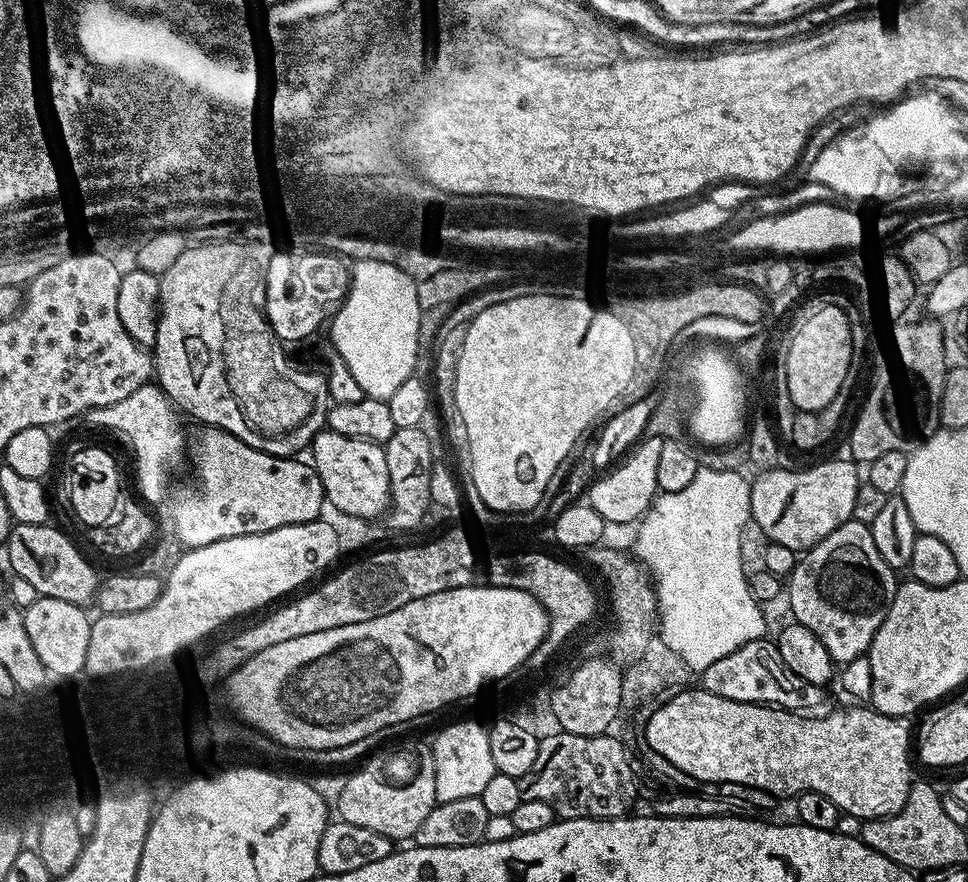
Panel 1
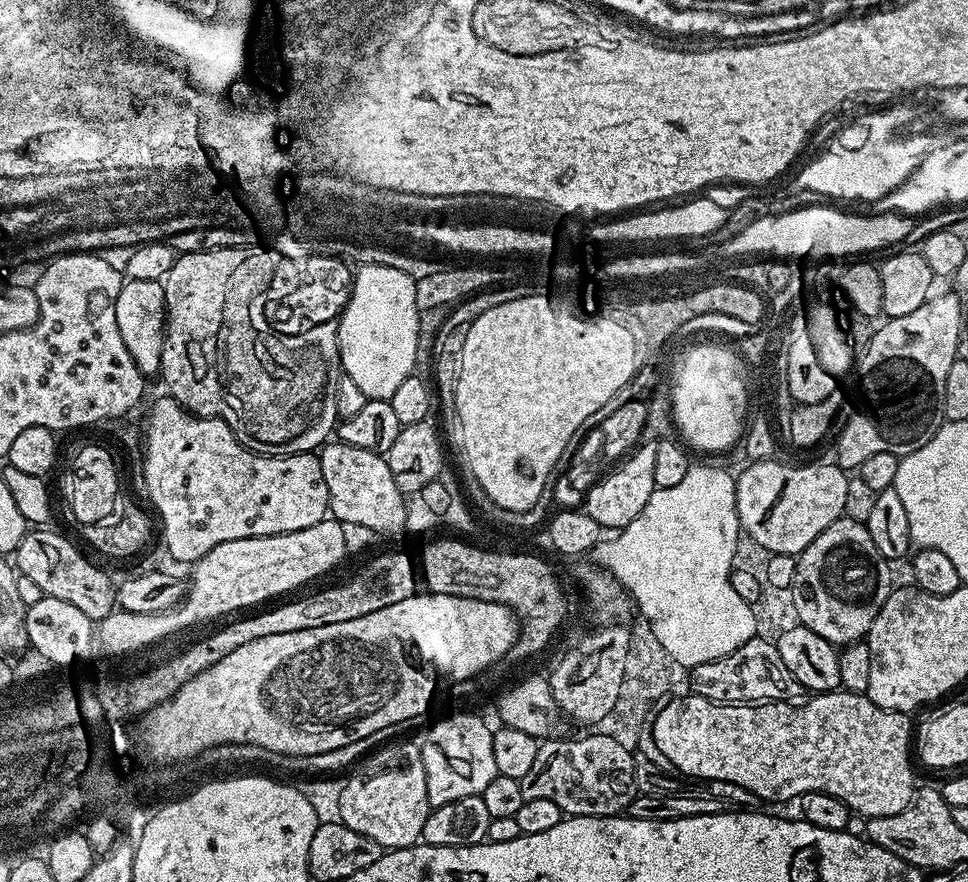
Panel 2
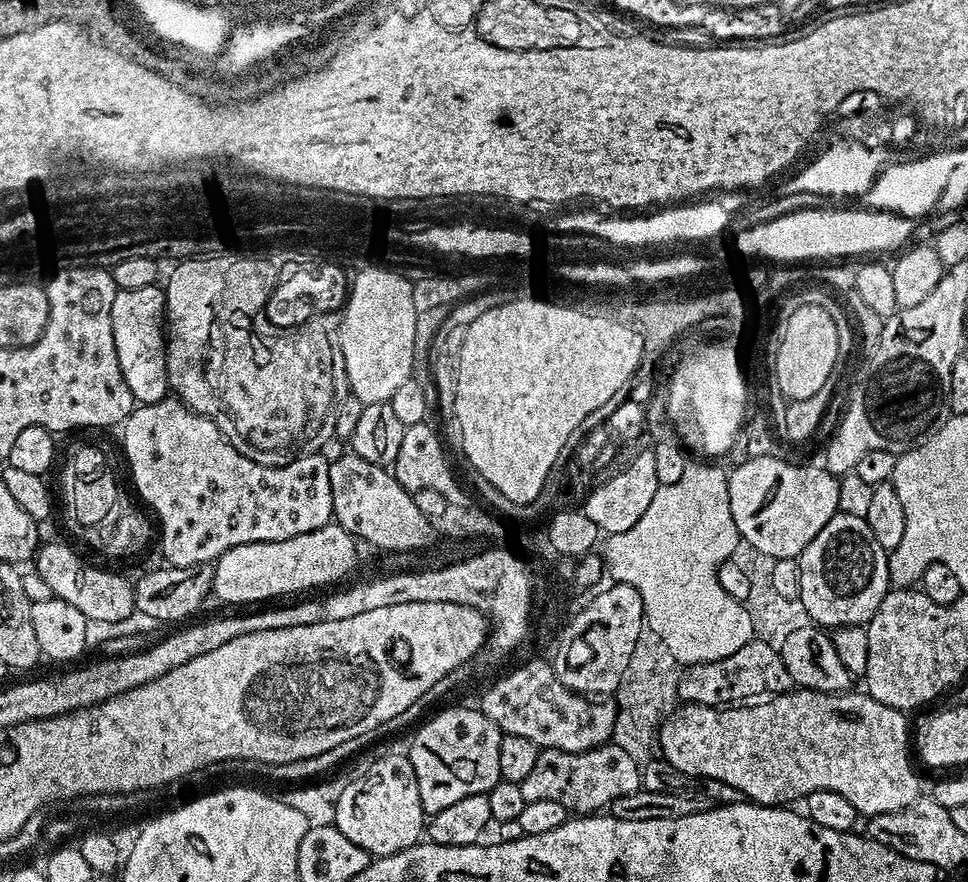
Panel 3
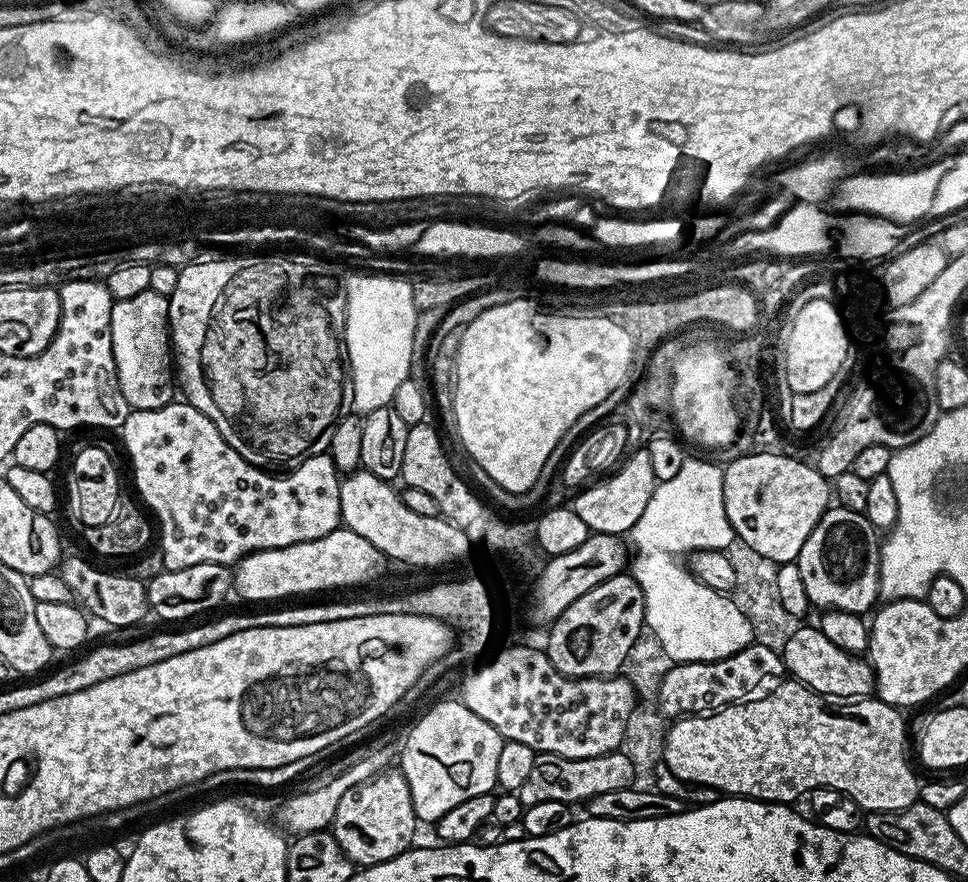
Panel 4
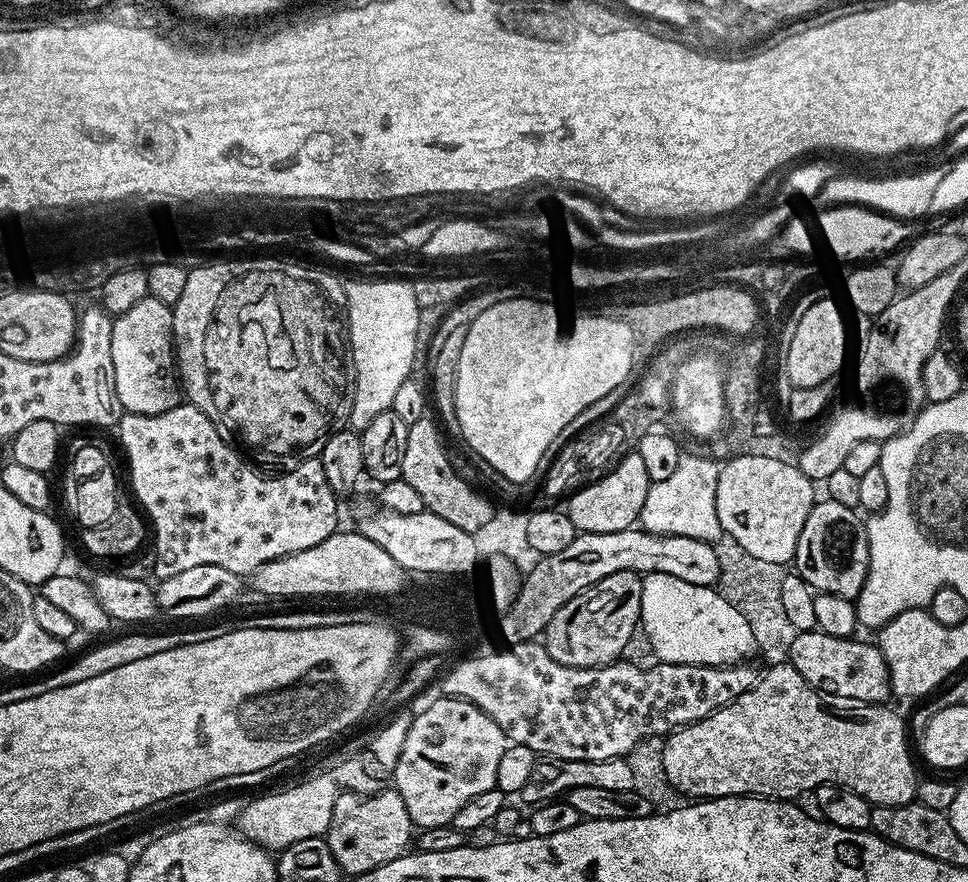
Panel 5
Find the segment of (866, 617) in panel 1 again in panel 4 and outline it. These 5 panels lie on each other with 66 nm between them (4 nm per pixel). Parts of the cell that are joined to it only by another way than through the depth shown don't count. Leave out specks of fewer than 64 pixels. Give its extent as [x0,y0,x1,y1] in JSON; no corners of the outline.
[794,506,881,614]

